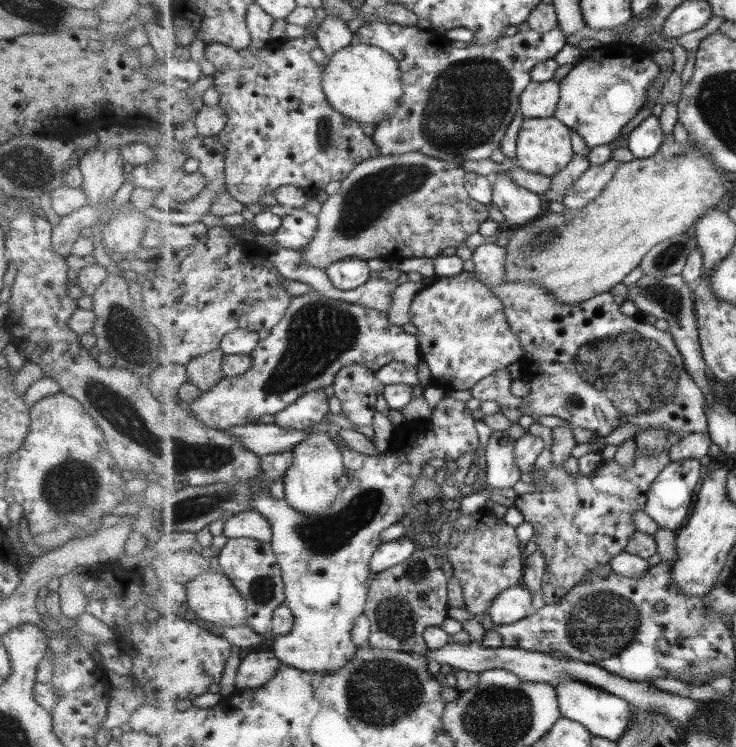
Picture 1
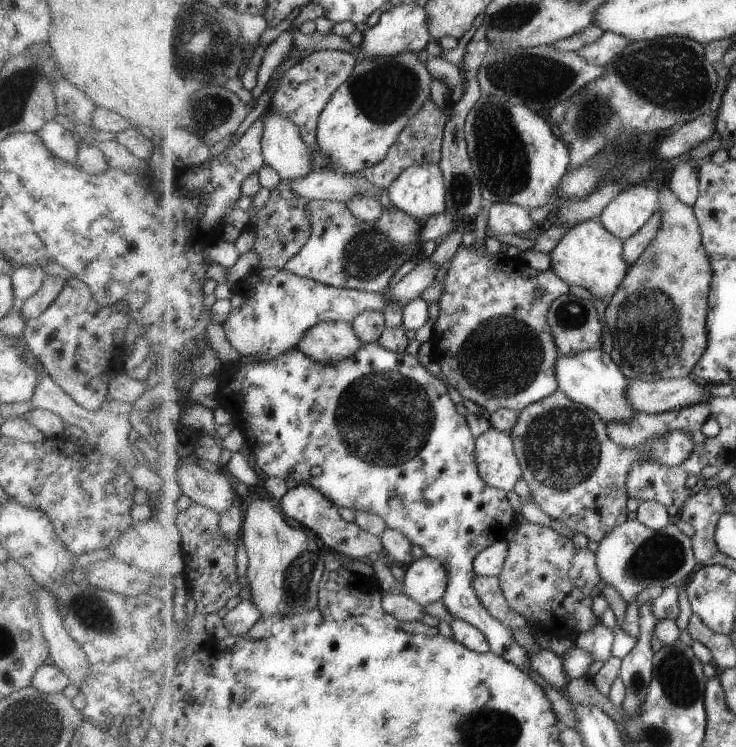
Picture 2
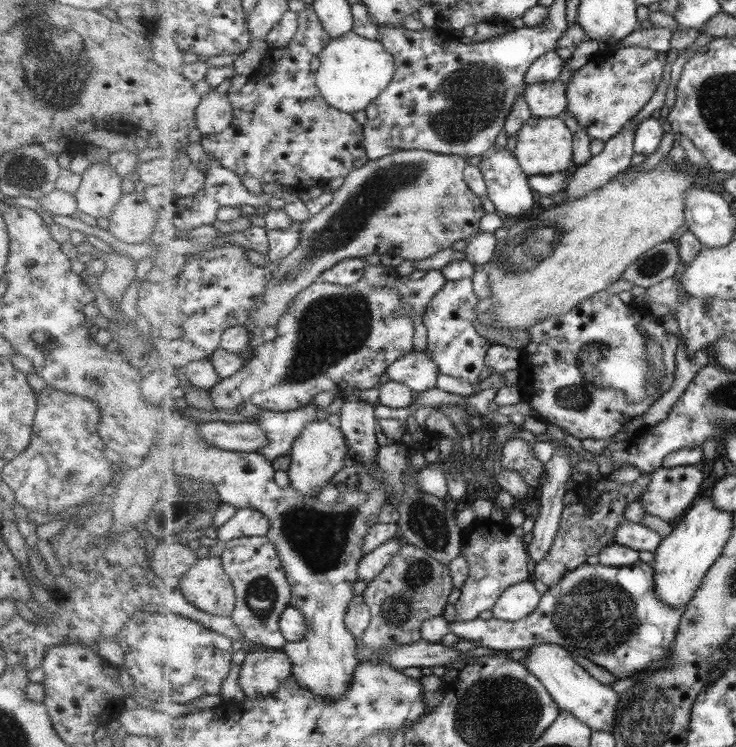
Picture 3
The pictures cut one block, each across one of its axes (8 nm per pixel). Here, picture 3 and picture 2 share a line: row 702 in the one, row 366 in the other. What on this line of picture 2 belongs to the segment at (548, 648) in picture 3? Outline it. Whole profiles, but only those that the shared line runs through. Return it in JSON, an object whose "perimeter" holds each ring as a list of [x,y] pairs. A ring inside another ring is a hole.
{"perimeter":[[[601,348],[587,349],[568,357],[559,357],[557,374],[560,389],[571,400],[593,409],[607,423],[628,423],[637,415],[638,410],[629,402],[628,384],[630,380],[614,362],[611,353]]]}

